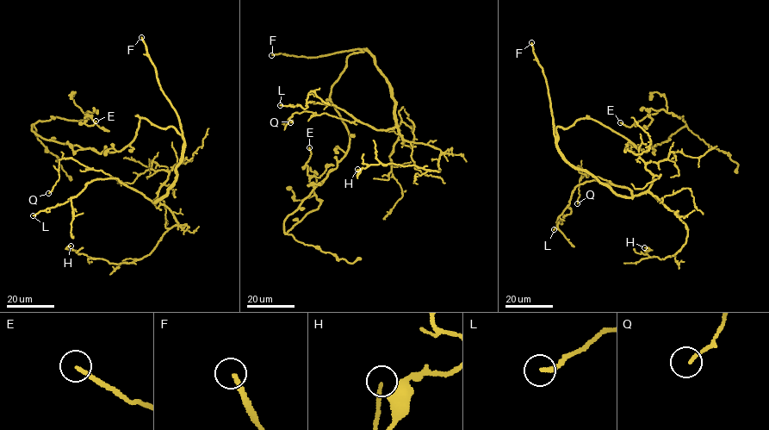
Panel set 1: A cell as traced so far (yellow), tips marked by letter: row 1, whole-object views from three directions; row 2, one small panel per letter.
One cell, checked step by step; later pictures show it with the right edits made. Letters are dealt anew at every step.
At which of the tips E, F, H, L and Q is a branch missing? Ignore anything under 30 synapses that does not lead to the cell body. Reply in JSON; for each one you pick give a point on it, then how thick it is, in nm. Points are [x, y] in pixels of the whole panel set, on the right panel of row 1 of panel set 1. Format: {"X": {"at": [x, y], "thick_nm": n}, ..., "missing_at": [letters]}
{"E": {"at": [620, 122], "thick_nm": 200}, "F": {"at": [531, 42], "thick_nm": 220}, "missing_at": ["E", "F"]}

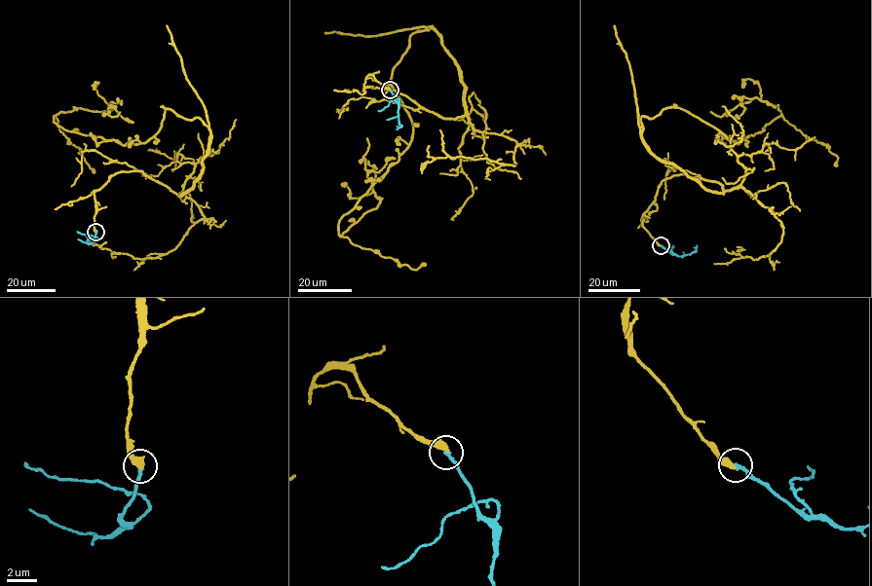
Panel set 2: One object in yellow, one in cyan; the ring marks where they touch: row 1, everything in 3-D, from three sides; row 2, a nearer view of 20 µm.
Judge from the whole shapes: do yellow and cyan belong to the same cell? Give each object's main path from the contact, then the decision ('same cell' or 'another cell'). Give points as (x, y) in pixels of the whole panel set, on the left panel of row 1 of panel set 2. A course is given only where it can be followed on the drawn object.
yellow via (95, 233), (112, 175), (186, 193), (210, 139), (167, 108), (123, 145), (53, 118), (120, 112) | cyan via (95, 232), (93, 242), (89, 243), (86, 234) | same cell

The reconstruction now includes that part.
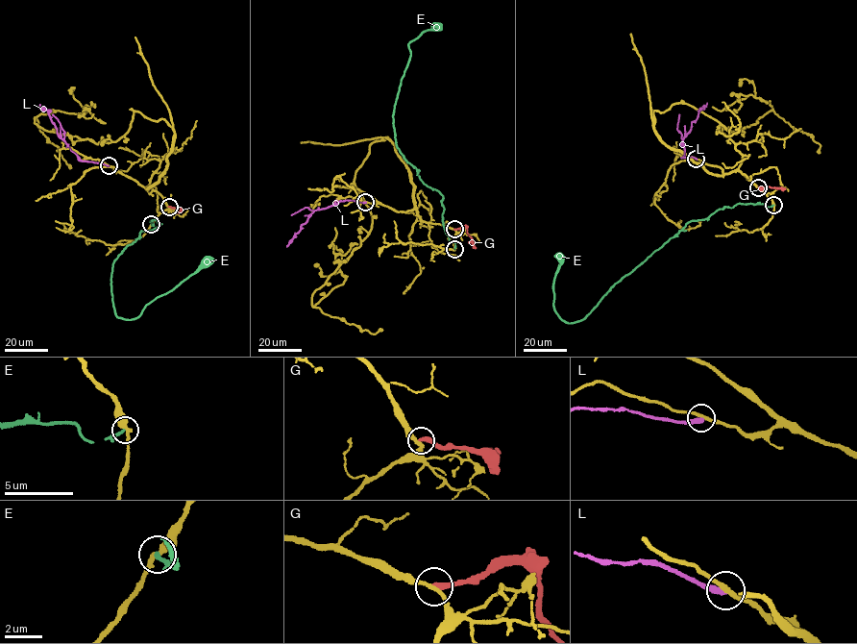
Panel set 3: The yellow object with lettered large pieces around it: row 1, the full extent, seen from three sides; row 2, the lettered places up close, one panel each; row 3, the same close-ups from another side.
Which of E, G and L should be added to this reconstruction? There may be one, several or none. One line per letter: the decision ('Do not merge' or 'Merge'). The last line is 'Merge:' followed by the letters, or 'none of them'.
E: Do not merge
G: Do not merge
L: Do not merge
Merge: none of them

